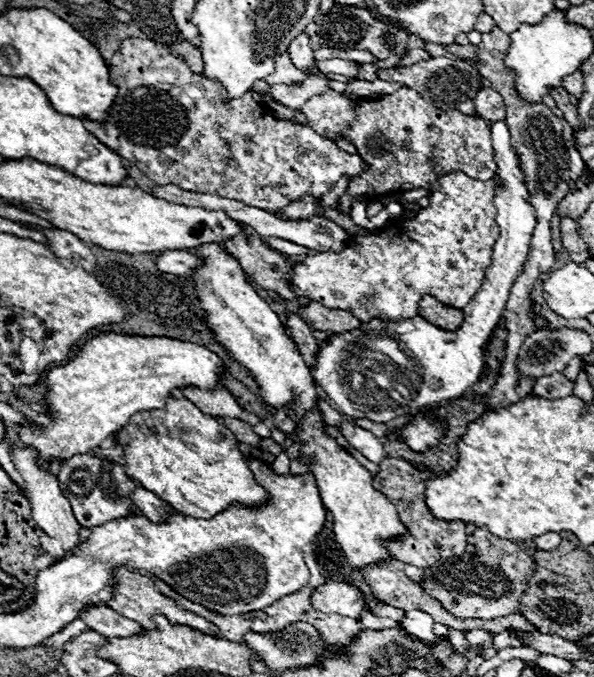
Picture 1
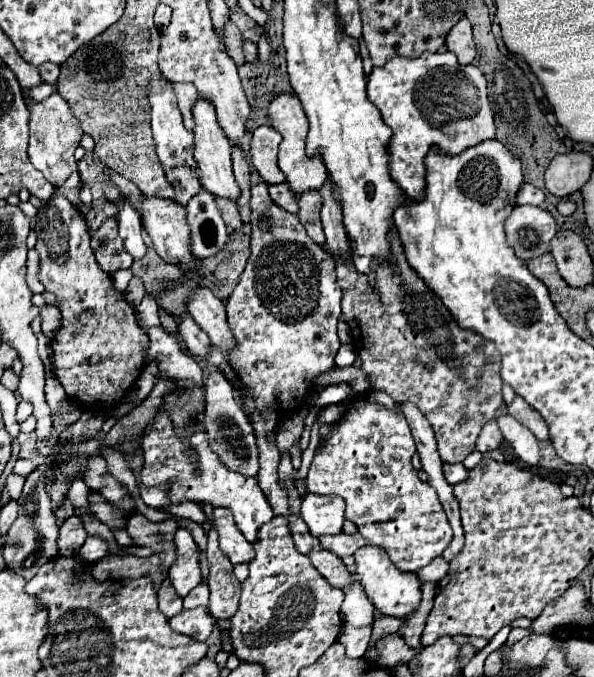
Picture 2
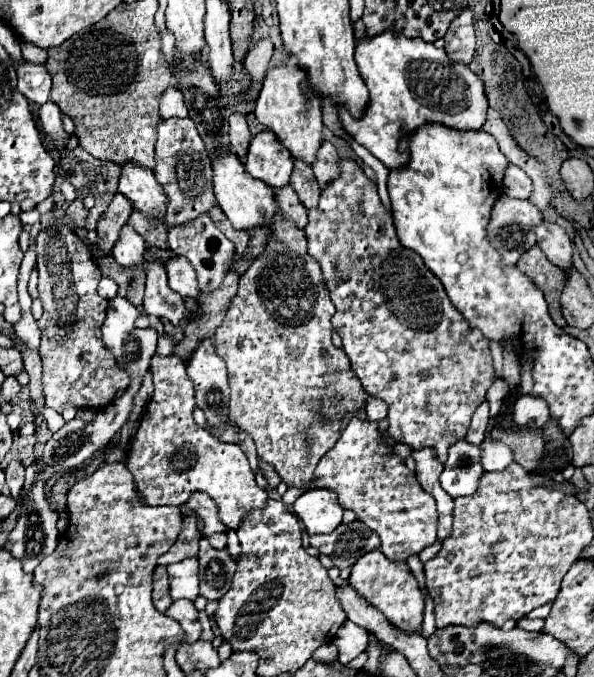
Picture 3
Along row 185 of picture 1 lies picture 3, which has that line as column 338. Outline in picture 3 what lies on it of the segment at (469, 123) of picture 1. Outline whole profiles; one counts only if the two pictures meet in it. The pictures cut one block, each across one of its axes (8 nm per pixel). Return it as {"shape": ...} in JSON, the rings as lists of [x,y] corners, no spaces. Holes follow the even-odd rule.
{"shape":[[[280,212],[268,224],[276,230],[262,256],[240,276],[238,294],[232,300],[222,326],[214,334],[216,354],[228,366],[230,406],[228,422],[242,428],[256,444],[258,458],[272,464],[288,488],[314,488],[314,466],[338,440],[346,414],[366,408],[370,394],[362,390],[346,354],[332,344],[330,318],[334,304],[318,262],[306,252],[306,236]]]}

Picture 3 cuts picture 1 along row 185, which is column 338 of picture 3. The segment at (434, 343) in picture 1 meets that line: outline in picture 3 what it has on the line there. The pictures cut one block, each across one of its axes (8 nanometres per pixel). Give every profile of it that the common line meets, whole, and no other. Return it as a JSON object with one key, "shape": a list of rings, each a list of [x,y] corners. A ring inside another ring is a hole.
{"shape":[[[306,490],[296,502],[294,512],[310,534],[328,534],[342,522],[342,506],[332,490]]]}

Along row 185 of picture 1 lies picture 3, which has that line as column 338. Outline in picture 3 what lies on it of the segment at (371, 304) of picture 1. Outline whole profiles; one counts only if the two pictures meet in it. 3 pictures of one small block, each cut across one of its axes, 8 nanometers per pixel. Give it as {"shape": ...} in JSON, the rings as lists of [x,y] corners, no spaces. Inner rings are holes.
{"shape":[[[352,418],[336,446],[320,458],[314,478],[316,488],[334,490],[338,502],[354,510],[356,518],[380,536],[380,550],[386,558],[406,560],[436,540],[438,512],[434,498],[418,486],[416,474],[406,468],[404,458],[396,456],[390,446],[380,444],[376,422]]]}

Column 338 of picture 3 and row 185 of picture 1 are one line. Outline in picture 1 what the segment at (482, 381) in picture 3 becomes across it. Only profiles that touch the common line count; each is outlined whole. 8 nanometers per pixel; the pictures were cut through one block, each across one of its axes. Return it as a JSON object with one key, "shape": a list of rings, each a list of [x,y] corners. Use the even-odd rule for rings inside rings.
{"shape":[[[126,38],[110,60],[110,76],[118,86],[118,96],[110,108],[108,122],[98,124],[82,118],[84,126],[102,144],[136,164],[150,180],[160,186],[176,184],[188,192],[214,194],[262,208],[266,212],[280,212],[304,194],[322,198],[342,176],[356,178],[368,168],[368,164],[358,154],[344,152],[336,146],[334,140],[320,136],[308,128],[308,124],[276,120],[268,106],[254,102],[252,92],[246,92],[242,98],[228,100],[228,94],[224,86],[218,84],[218,80],[208,80],[206,76],[192,72],[186,60],[174,56],[168,46],[160,46],[152,40]]]}

